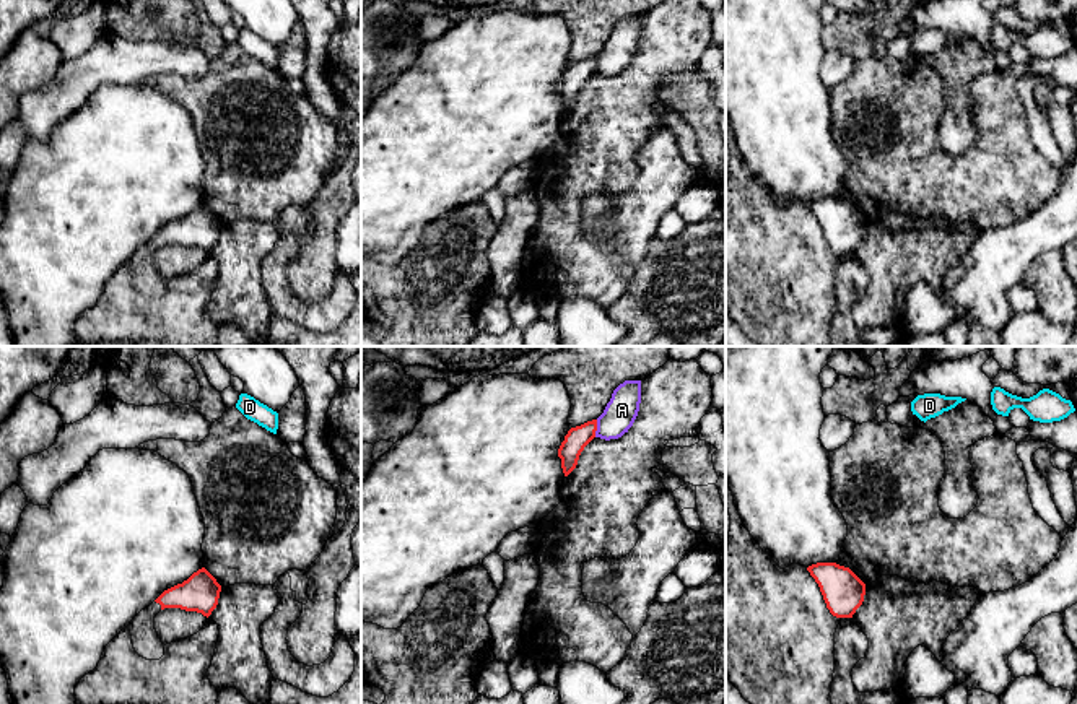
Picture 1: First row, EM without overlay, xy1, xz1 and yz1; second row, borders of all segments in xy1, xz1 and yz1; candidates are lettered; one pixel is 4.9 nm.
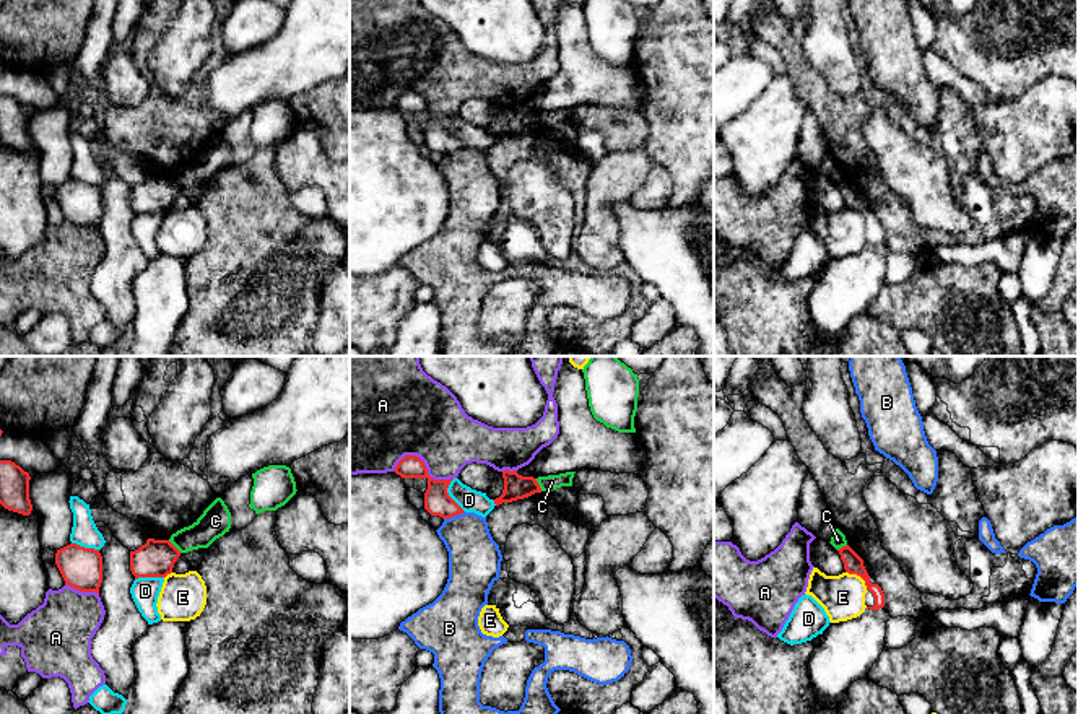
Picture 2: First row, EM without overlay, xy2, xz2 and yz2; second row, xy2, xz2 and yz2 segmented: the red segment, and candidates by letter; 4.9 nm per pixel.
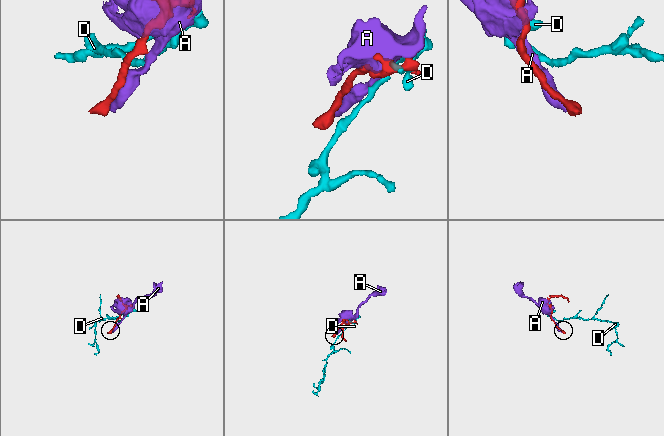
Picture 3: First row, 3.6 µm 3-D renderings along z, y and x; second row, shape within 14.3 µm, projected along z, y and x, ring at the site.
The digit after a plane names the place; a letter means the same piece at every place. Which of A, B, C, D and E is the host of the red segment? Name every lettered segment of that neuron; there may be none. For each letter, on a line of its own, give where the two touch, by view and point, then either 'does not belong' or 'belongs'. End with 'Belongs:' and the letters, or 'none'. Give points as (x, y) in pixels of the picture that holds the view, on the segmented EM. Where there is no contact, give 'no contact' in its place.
A: xz2 (423, 464) | does not belong
B: xz2 (454, 514) | does not belong
C: xy2 (173, 545) | does not belong
D: xz2 (447, 495) | does not belong
E: yz2 (859, 574) | does not belong
Belongs: none

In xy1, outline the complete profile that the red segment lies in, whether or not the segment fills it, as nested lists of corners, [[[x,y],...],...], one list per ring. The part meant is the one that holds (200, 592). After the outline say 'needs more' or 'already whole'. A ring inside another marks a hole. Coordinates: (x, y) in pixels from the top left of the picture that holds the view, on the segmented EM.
[[[205,567],[182,584],[164,590],[129,624],[135,652],[146,660],[159,660],[164,655],[164,644],[155,629],[155,616],[164,608],[181,608],[208,618],[218,605],[220,592],[221,585]]]; needs more

